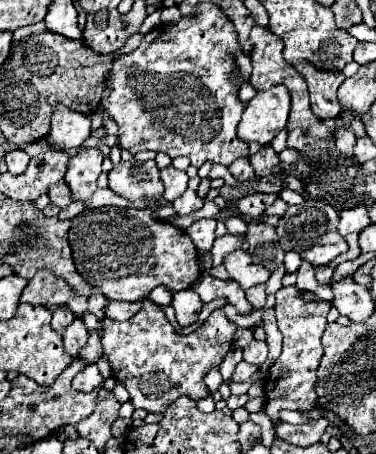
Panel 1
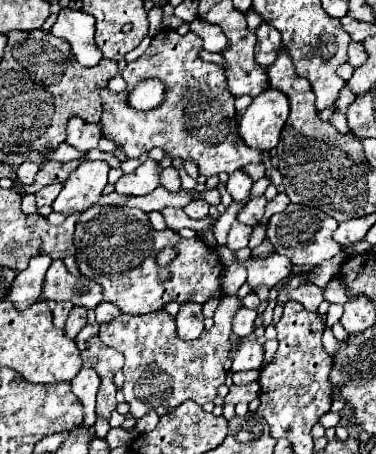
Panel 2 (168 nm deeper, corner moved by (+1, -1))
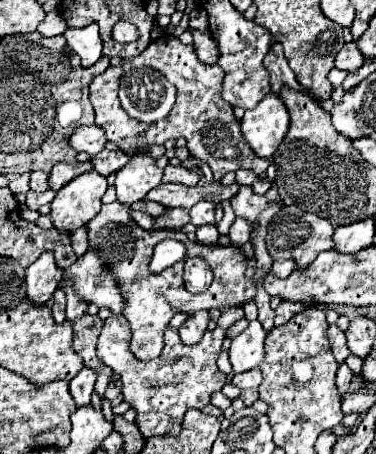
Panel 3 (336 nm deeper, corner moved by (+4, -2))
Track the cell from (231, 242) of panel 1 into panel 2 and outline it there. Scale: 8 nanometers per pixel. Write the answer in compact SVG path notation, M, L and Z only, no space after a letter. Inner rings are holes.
M235 221L233 225L231 225L231 231L229 231L229 237L227 237L227 247L229 249L243 249L243 247L247 247L247 243L249 243L249 237L251 237L251 227L249 225L245 225L245 223L239 223L239 221Z

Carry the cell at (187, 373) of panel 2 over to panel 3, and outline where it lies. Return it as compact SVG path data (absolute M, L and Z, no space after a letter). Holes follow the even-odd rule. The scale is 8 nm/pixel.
M240 306L236 308L226 308L222 316L216 322L214 330L208 330L198 344L184 346L180 342L180 336L174 328L164 330L164 350L158 358L150 362L138 360L130 352L130 340L132 340L132 330L128 320L122 314L112 314L110 318L104 320L104 328L98 338L98 358L108 364L116 374L120 374L122 380L122 396L124 402L128 402L136 410L136 424L142 432L142 436L162 436L162 434L178 434L182 416L188 408L204 408L210 404L212 394L220 392L226 376L218 370L216 360L222 350L222 342L226 338L226 330L244 318L244 310Z

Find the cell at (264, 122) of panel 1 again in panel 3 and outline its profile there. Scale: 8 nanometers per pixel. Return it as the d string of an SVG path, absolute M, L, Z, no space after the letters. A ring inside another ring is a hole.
M270 94L256 108L246 110L240 124L254 154L270 158L288 132L288 110L278 94Z

